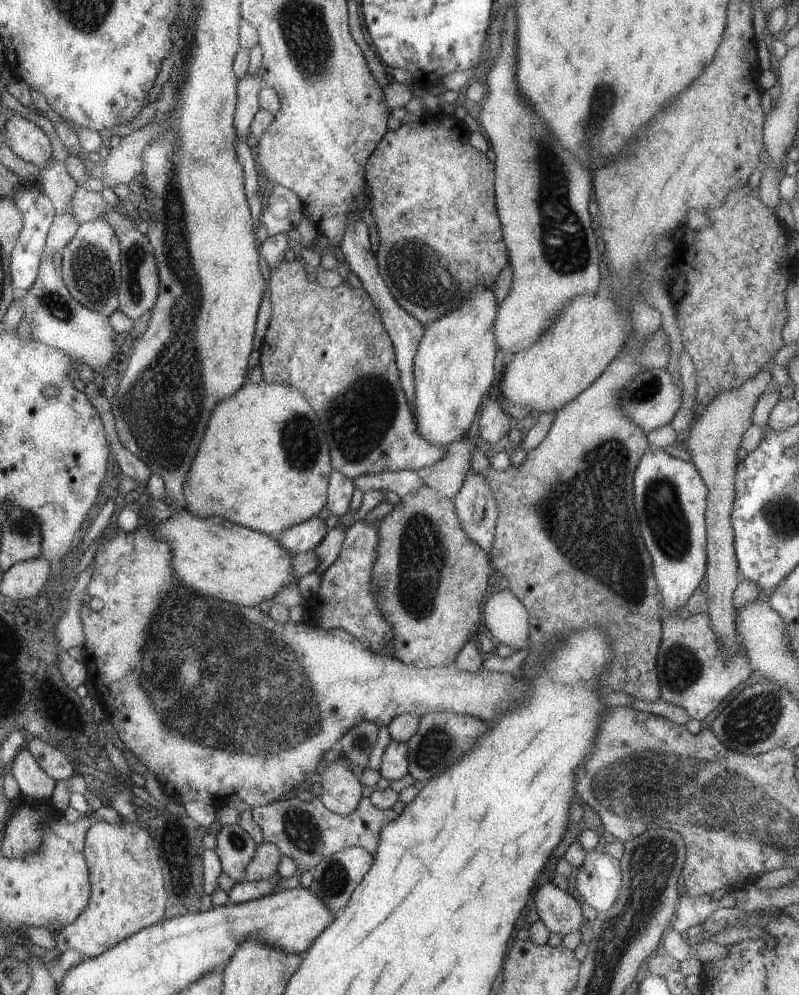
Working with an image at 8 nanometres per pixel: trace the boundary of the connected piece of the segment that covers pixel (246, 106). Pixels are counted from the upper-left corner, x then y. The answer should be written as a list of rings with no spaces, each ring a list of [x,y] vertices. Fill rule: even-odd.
[[[253,73],[244,74],[243,78],[236,82],[236,103],[233,117],[233,126],[236,134],[244,138],[249,133],[249,125],[255,112],[260,107],[258,103],[258,92],[263,86],[262,78]]]

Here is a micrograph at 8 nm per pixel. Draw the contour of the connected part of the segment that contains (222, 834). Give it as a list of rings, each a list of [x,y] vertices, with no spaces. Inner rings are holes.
[[[223,825],[216,836],[214,849],[221,872],[241,882],[244,866],[251,860],[256,844],[239,825]]]

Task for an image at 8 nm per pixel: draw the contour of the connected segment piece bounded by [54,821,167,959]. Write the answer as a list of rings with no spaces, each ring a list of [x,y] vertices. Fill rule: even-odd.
[[[95,821],[85,831],[82,854],[88,870],[90,897],[77,918],[55,934],[60,953],[76,950],[85,959],[97,956],[131,933],[163,918],[167,902],[163,876],[145,840],[149,840],[149,834],[137,823],[110,825]]]

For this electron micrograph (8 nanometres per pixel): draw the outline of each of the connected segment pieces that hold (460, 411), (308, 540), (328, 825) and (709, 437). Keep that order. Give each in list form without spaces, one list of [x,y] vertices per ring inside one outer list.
[[[472,287],[463,303],[424,326],[413,359],[413,428],[431,446],[461,439],[477,414],[483,394],[495,390],[494,320],[497,304],[492,288]]]
[[[315,516],[291,525],[276,536],[278,543],[294,555],[314,549],[326,532],[324,521]]]
[[[291,794],[284,795],[278,800],[273,799],[270,803],[252,807],[251,811],[253,822],[255,822],[259,830],[261,830],[264,842],[273,843],[279,849],[280,854],[291,858],[297,867],[308,869],[313,868],[322,858],[347,847],[363,847],[374,855],[381,829],[383,829],[388,822],[392,822],[398,815],[392,809],[375,808],[369,797],[361,797],[355,810],[352,810],[349,814],[338,815],[327,810],[319,797],[305,802]]]
[[[766,366],[759,369],[751,378],[744,380],[739,386],[725,389],[718,392],[705,406],[704,410],[698,412],[696,420],[689,428],[688,438],[683,441],[683,448],[690,456],[690,462],[695,465],[699,476],[703,479],[705,486],[708,488],[706,496],[706,507],[704,510],[704,521],[706,530],[706,569],[704,576],[708,580],[706,592],[708,595],[707,616],[708,623],[718,642],[722,645],[720,652],[733,653],[737,646],[736,626],[734,625],[736,610],[731,603],[731,593],[735,590],[737,582],[741,581],[736,563],[736,556],[733,550],[733,529],[730,525],[730,508],[732,498],[734,497],[734,470],[737,464],[736,452],[741,448],[741,435],[752,424],[754,404],[757,402],[759,395],[765,390],[767,382],[770,380],[769,371]]]

